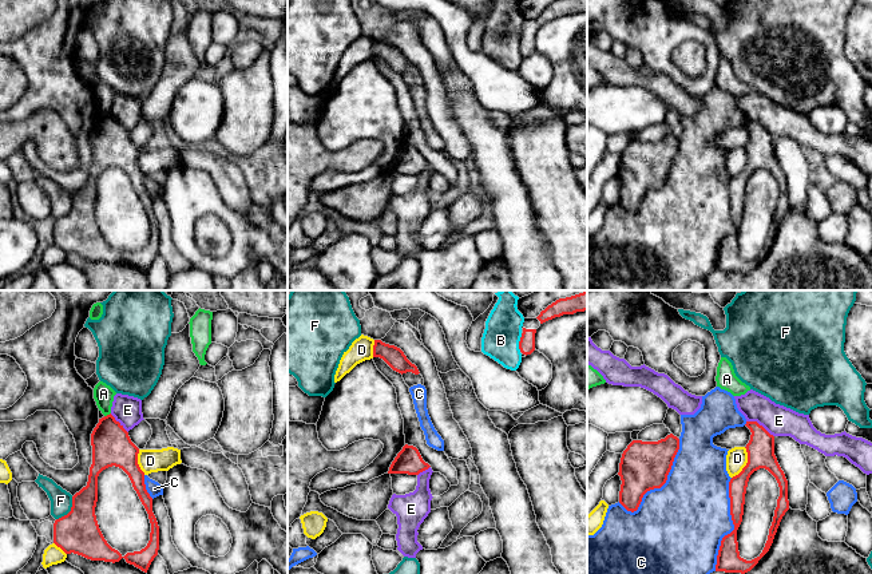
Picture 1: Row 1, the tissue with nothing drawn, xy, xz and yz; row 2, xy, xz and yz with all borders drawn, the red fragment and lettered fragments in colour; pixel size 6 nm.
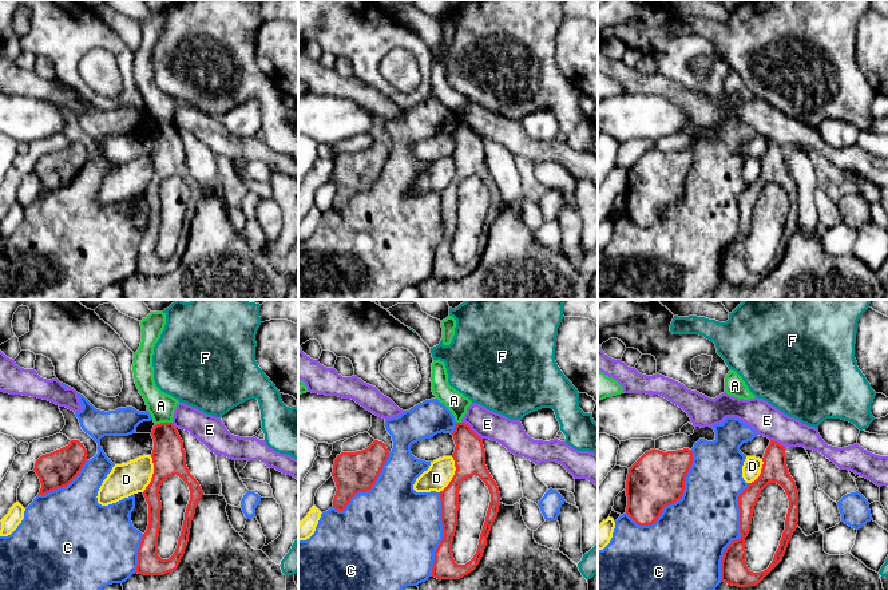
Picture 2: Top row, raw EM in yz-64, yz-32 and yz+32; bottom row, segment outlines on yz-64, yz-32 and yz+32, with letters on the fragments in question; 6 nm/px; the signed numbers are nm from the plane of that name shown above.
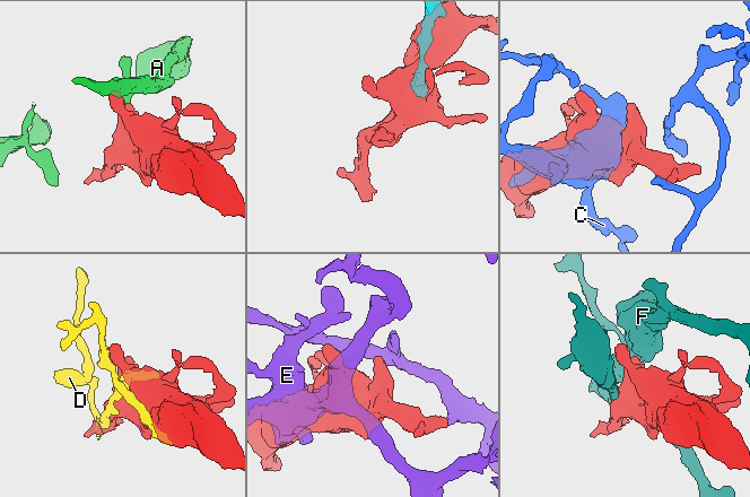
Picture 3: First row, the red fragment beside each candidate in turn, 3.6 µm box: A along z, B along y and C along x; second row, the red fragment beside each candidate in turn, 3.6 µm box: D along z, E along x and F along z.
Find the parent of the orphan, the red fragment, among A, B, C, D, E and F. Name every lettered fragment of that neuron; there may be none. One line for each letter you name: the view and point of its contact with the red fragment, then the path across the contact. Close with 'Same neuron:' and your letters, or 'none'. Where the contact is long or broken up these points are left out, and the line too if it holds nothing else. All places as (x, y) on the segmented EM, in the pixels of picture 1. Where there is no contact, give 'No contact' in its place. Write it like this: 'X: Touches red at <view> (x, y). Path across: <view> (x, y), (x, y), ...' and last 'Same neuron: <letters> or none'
E: Touches red at yz (758, 424)
Same neuron: E

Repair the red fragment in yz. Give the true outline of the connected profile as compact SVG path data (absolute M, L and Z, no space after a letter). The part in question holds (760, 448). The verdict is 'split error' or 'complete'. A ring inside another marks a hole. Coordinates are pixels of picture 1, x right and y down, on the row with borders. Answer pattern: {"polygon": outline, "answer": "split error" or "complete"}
{"polygon": "M746 421L745 425L752 432L750 440L745 447L748 452L748 463L742 468L742 471L738 475L733 476L729 482L730 515L734 530L730 534L725 535L721 541L716 571L741 574L750 571L769 551L780 522L785 512L789 510L788 480L774 455L774 436L770 435L757 421ZM760 468L768 470L776 478L780 487L780 496L777 499L773 522L769 529L768 541L762 553L757 558L746 561L740 557L737 530L742 522L745 494L749 478L754 471Z", "answer": "complete"}

